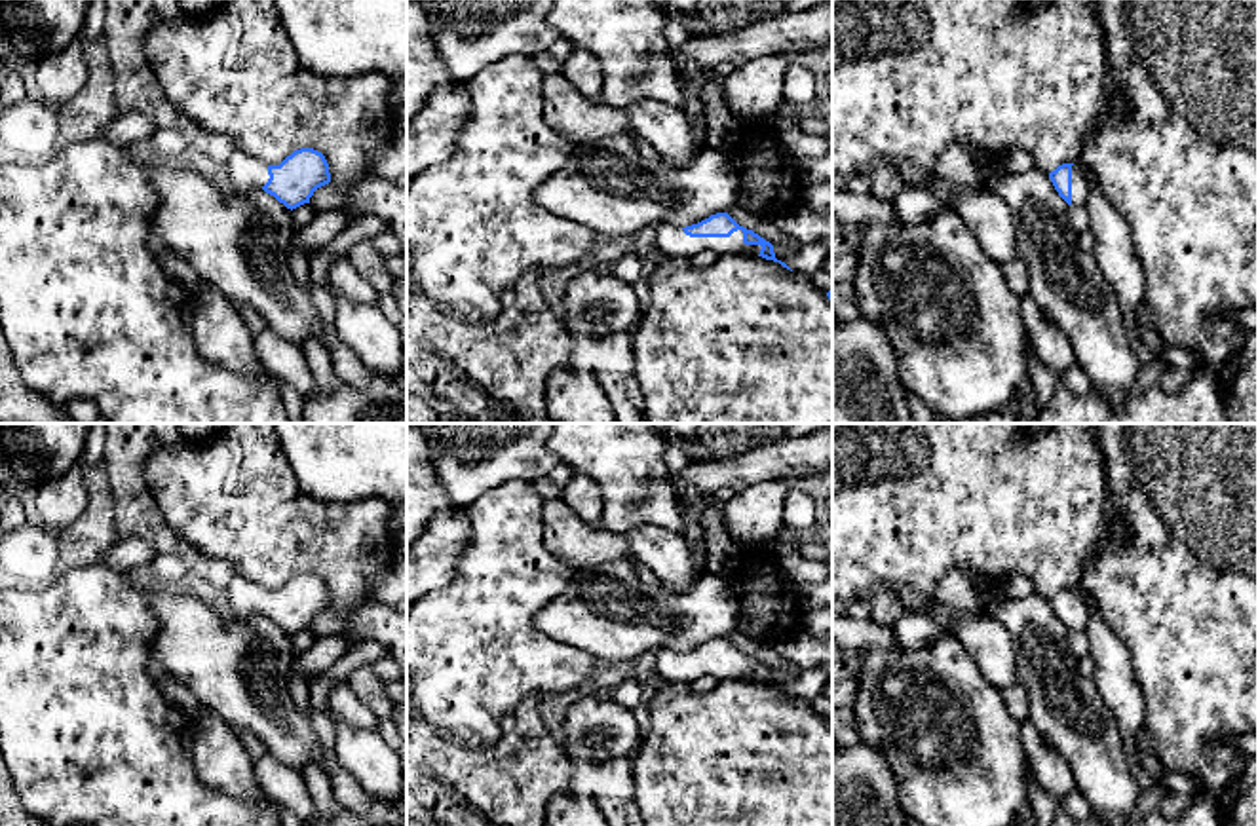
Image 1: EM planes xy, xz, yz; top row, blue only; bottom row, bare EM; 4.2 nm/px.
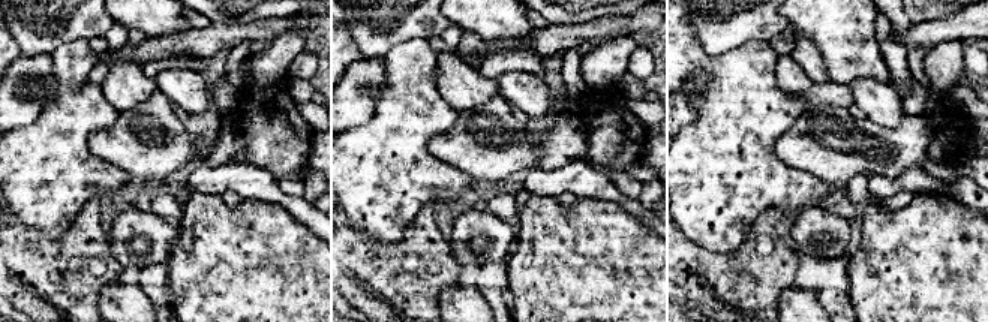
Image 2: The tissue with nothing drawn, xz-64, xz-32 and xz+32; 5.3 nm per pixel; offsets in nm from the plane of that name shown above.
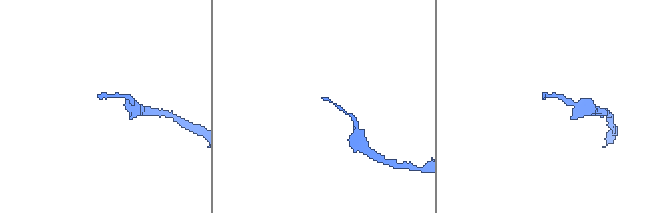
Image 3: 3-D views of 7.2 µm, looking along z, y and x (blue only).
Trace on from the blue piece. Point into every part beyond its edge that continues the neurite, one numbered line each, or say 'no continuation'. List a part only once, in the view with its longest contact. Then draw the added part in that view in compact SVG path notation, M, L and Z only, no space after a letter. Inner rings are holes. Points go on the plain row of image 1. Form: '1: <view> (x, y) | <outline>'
1: xz (671, 665) | M659 649L656 663L656 676L661 682L684 682L690 684L701 676L713 676L720 680L747 680L758 682L760 670L745 670L743 657L737 655L730 663L690 663L680 651Z

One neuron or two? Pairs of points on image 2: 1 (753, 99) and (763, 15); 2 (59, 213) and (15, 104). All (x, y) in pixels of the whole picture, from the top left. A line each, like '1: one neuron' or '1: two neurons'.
1: two neurons
2: two neurons

